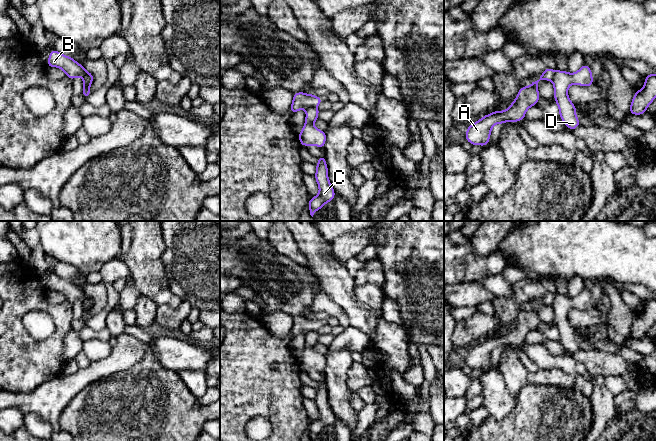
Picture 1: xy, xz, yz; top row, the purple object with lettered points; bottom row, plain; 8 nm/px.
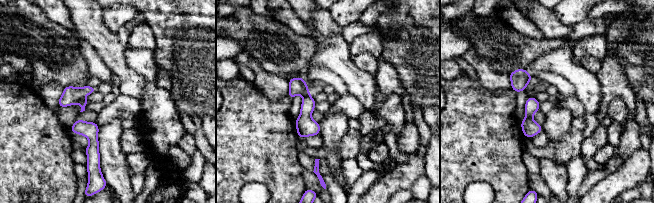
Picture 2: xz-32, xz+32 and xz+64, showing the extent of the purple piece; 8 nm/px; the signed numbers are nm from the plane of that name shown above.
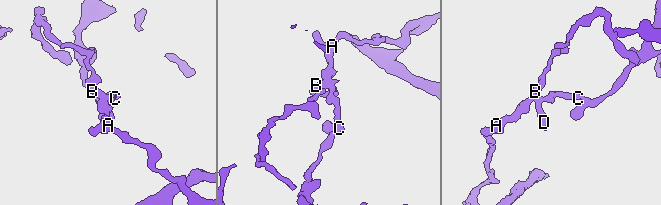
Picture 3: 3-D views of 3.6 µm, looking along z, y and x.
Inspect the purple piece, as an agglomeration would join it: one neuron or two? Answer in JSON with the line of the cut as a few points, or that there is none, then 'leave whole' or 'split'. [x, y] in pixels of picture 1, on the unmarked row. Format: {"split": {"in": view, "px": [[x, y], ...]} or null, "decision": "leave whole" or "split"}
{"split": {"in": "xz", "px": [[316, 330], [310, 330], [306, 333]]}, "decision": "split"}

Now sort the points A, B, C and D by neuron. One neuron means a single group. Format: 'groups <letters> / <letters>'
groups A B / C D

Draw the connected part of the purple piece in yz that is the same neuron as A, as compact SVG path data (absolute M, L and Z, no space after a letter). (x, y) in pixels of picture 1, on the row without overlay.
M545 292L545 294L544 294L543 297L541 298L539 304L537 304L537 305L535 305L535 306L532 306L532 308L529 309L529 310L522 311L522 312L519 313L519 316L518 316L518 318L517 318L515 324L512 326L512 328L509 330L508 333L506 333L506 334L504 334L504 335L496 335L496 334L495 334L494 336L492 336L492 337L490 337L490 338L488 338L488 339L483 340L483 341L482 341L480 344L478 344L477 346L471 348L471 349L467 352L467 354L466 354L466 358L465 358L466 365L470 366L473 370L475 370L475 369L487 370L488 367L489 367L489 364L490 364L490 358L491 358L492 351L493 351L495 348L498 348L498 347L499 347L499 348L503 348L504 346L518 346L518 345L522 345L522 344L525 342L526 335L527 335L531 330L537 329L538 324L540 323L540 318L539 318L538 312L537 312L537 311L538 311L538 306L539 306L540 304L547 304L547 305L552 304L553 301L554 301L554 298L555 298L555 295L554 295L554 294L552 294L552 293L550 293L550 292Z

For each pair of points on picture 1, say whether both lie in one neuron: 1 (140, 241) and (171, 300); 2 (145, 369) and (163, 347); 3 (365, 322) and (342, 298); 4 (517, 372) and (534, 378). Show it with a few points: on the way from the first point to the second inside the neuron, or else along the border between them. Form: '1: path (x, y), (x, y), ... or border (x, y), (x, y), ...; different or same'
1: path (144, 256), (148, 276), (156, 288); same
2: border (146, 354), (152, 354), (164, 367), (173, 371); different
3: path (360, 316), (348, 304); same
4: border (529, 373), (526, 382); different

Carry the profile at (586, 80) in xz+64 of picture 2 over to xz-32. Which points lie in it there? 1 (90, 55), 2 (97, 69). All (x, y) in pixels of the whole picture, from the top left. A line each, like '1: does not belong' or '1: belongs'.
1: does not belong
2: does not belong

